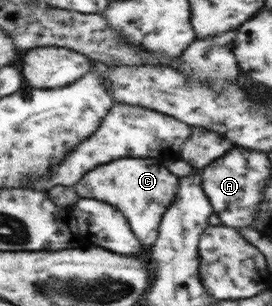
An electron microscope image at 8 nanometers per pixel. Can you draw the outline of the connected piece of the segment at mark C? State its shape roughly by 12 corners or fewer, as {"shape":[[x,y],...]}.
{"shape":[[121,157],[75,184],[156,243],[179,178],[163,159]]}

